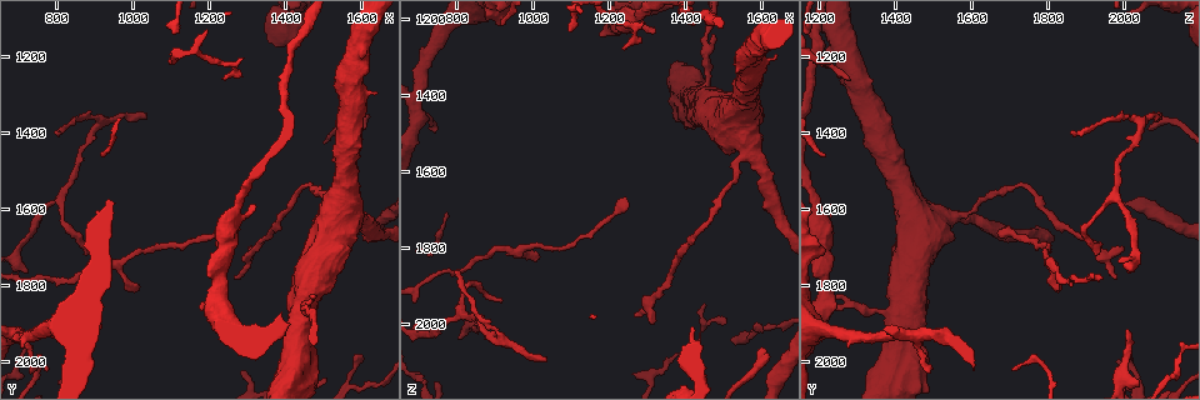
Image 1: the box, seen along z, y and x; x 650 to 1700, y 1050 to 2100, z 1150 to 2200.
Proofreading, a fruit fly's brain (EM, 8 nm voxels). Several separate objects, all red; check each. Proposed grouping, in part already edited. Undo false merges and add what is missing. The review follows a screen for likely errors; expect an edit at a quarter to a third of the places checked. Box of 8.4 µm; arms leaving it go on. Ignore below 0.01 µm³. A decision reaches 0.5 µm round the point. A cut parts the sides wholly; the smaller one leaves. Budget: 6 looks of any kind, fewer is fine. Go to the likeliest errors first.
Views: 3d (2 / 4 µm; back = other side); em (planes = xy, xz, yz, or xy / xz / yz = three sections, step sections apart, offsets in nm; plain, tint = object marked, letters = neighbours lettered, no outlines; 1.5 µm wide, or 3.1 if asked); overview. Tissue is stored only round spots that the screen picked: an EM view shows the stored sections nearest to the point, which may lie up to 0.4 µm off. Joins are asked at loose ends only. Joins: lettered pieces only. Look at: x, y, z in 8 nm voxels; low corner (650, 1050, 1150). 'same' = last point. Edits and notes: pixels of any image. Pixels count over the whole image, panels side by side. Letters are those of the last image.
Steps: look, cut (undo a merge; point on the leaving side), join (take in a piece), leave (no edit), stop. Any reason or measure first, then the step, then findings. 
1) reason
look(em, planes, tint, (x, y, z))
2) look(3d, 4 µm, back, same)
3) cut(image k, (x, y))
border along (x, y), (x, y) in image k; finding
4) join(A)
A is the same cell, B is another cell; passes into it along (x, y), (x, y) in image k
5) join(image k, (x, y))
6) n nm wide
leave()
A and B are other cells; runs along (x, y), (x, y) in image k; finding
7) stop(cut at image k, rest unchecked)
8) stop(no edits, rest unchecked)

thin end
look(3d, 4 µm, (1030, 1350, 2100))

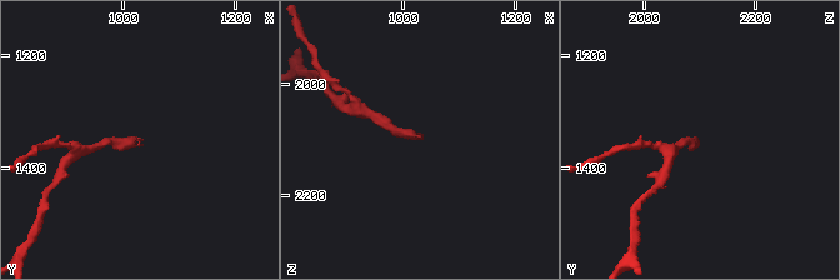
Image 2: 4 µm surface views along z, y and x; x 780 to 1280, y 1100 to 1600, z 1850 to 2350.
look(em, planes, letters, (1035, 1345, 2095))

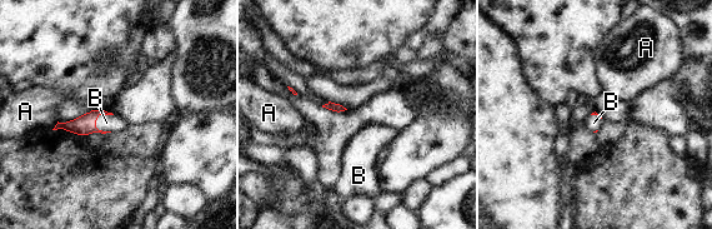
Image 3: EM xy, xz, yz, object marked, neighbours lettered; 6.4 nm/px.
join(B)
B is the same cell, A is another cell; passes into it along (83, 125), (100, 114), (106, 123) in image 3; it goes on there

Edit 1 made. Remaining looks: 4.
look(overview)

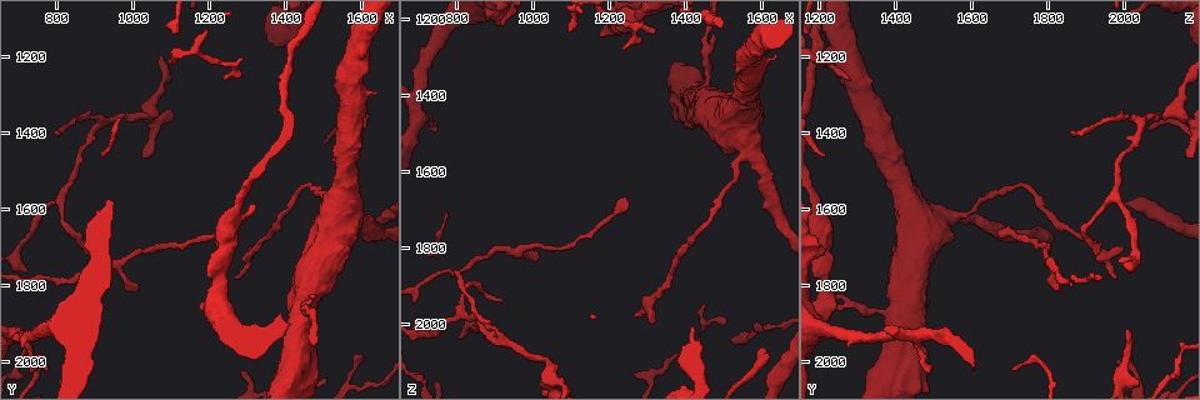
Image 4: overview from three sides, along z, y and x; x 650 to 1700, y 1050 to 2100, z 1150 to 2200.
branch stops here
look(em, xy, step 4, letters, (725, 2025, 1495))

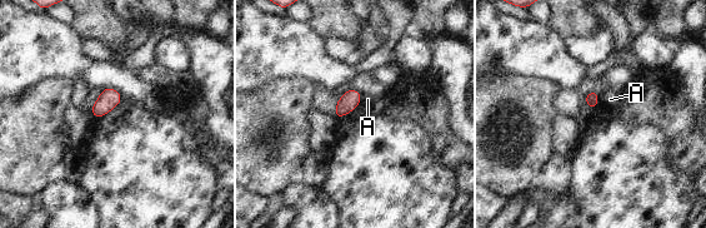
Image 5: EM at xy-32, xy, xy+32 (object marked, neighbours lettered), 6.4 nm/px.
leave()
A is another cell; border along (599, 97), (596, 105) in image 5; no lettered piece goes on from it

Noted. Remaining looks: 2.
an open end
look(em, xz, step 8, tint, (1320, 1705, 2000))

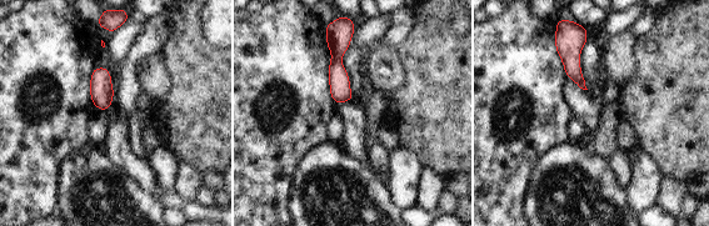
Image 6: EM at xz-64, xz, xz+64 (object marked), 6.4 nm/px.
another direction
look(em, planes, letters, same)

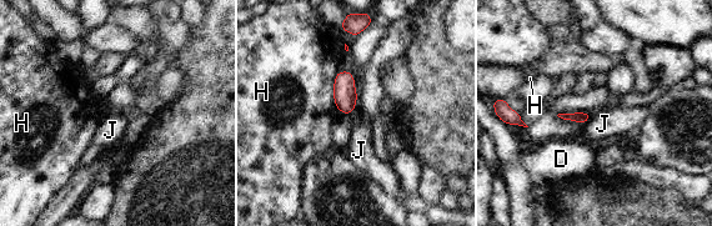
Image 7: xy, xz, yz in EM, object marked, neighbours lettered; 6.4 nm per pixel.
H touches over 240 nm
leave()
D, H and J are other cells; border along (592, 114), (583, 124) in image 7; no lettered piece goes on from it

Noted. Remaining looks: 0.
stop(join at image 3, rest unchecked)

